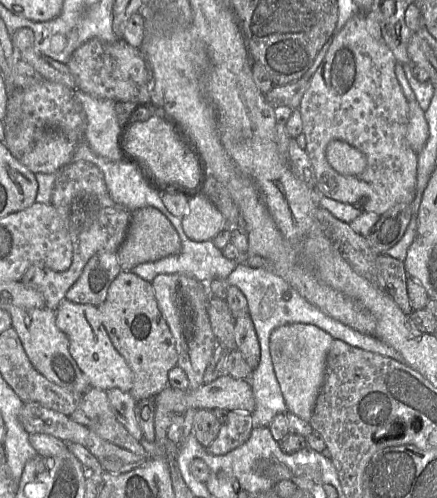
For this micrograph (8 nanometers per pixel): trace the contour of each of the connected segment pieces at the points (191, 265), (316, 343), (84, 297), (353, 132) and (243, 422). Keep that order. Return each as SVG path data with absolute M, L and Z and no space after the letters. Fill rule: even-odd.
M165 205L162 206L166 211L164 212L164 215L166 215L167 219L171 222L179 235L181 251L177 255L167 256L154 262L139 264L132 269L132 272L141 279L150 283L159 274L185 274L197 279L202 283L214 279L227 280L228 276L234 270L238 262L229 260L224 257L221 250L216 248L211 240L197 242L188 238L183 231L181 218L176 217L170 213Z
M304 323L285 324L275 328L269 337L269 351L275 376L288 413L309 422L317 396L324 382L327 353L334 338L320 328Z
M99 251L88 260L65 298L97 307L105 301L109 286L121 271L117 251Z
M358 12L347 20L343 28L333 40L322 63L310 79L308 88L297 109L299 109L302 117L303 133L305 134L306 140L306 151L315 171L316 192L341 202L353 204L361 208L362 211L375 212L376 214L381 215L399 204L411 204L414 201L417 192L418 154L411 149L407 143L406 136L409 123L409 101L406 99L395 74L396 59L394 53L387 45L384 37L377 38L374 36L374 34L370 31L371 25L377 26L382 34L381 27L371 12ZM333 140L345 141L366 155L367 166L361 174L355 176L343 175L331 166L327 160L326 151L328 144Z
M228 411L217 438L206 450L212 455L225 455L243 445L249 439L253 428L252 414Z

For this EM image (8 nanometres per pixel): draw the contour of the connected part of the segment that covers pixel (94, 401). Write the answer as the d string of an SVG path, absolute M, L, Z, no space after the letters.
M93 387L83 394L79 405L69 417L86 427L115 418L106 392Z

